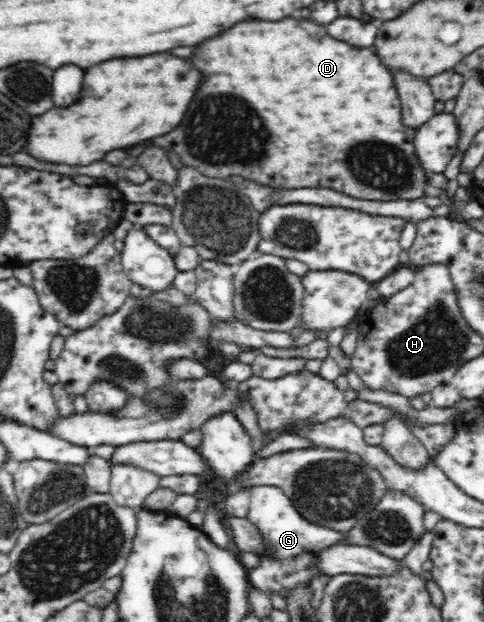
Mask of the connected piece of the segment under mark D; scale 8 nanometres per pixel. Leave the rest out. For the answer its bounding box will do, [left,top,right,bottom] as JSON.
[153,19,431,201]

